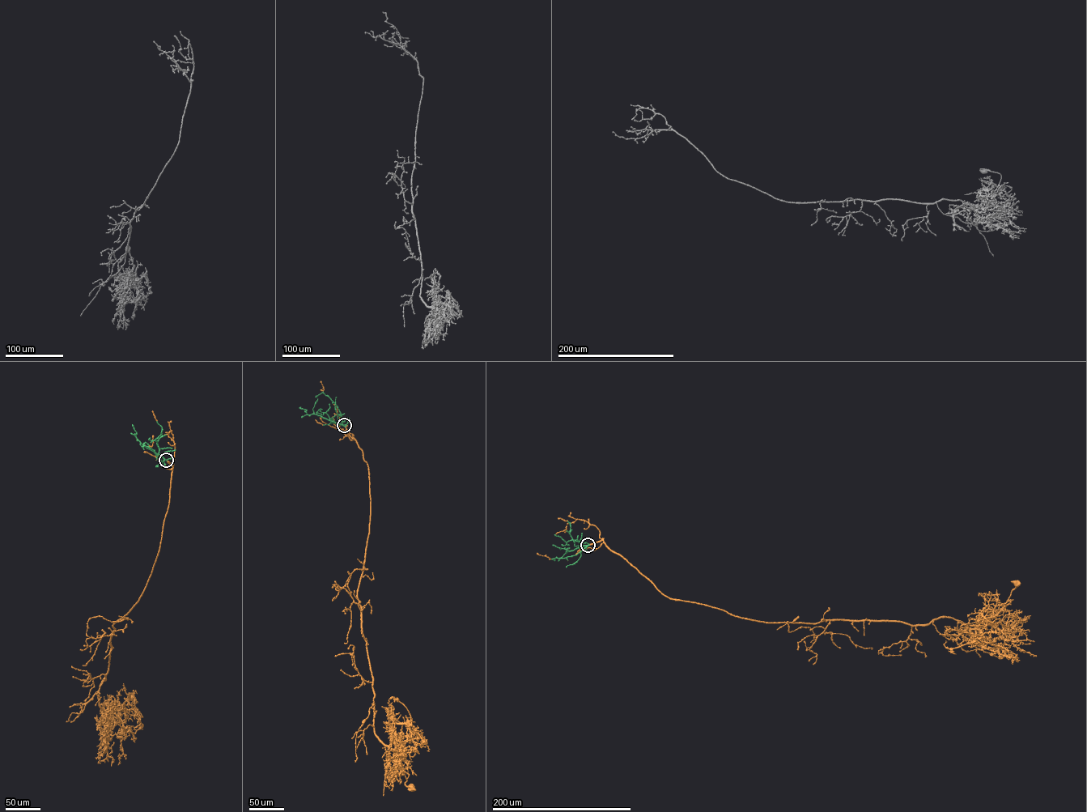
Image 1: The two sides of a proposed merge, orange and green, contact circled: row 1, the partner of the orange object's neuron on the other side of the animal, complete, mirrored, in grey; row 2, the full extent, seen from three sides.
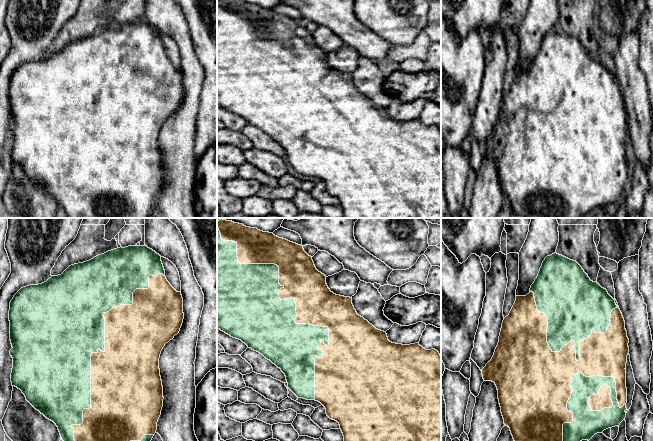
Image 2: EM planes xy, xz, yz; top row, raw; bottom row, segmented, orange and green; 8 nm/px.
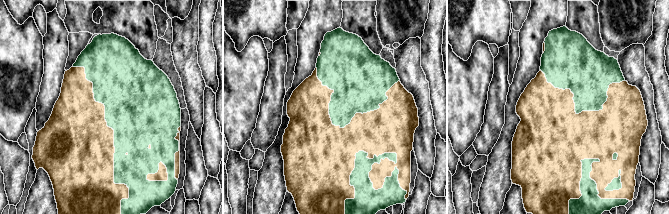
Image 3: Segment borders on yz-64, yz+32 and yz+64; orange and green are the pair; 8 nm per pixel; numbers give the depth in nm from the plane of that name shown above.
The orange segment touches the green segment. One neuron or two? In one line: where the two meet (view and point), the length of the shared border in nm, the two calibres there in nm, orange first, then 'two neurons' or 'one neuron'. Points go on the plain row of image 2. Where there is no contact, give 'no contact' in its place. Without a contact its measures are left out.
meets orange in xz at (296, 82); contact 1600 nm long; 320 nm thick on the orange side, 400 nm on the other; one neuron

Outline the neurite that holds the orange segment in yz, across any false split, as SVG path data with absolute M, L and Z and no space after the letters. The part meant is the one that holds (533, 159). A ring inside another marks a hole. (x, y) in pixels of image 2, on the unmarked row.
M554 29L547 32L530 69L526 72L516 72L516 77L502 99L499 118L492 135L482 145L484 157L492 157L498 166L498 175L504 200L510 204L515 218L581 218L590 216L595 210L608 204L619 202L625 195L627 184L626 139L629 129L629 115L625 105L625 97L615 76L597 58L590 56L582 43L573 36Z

